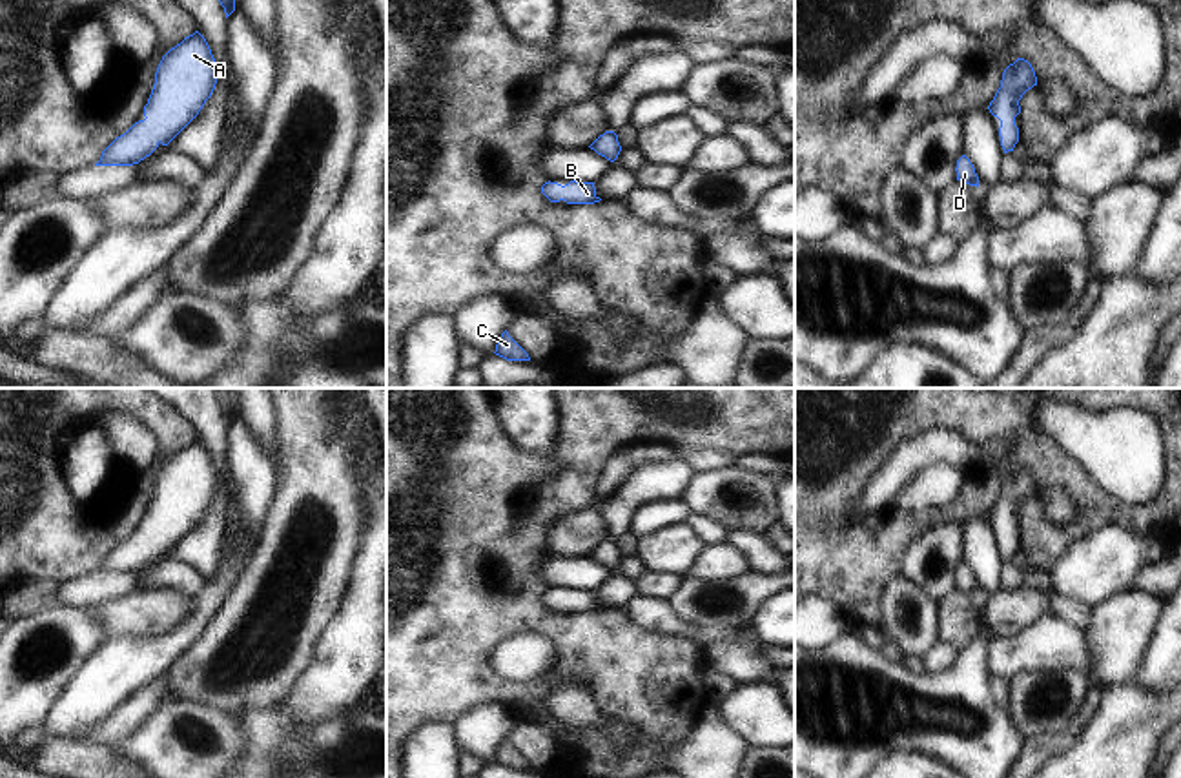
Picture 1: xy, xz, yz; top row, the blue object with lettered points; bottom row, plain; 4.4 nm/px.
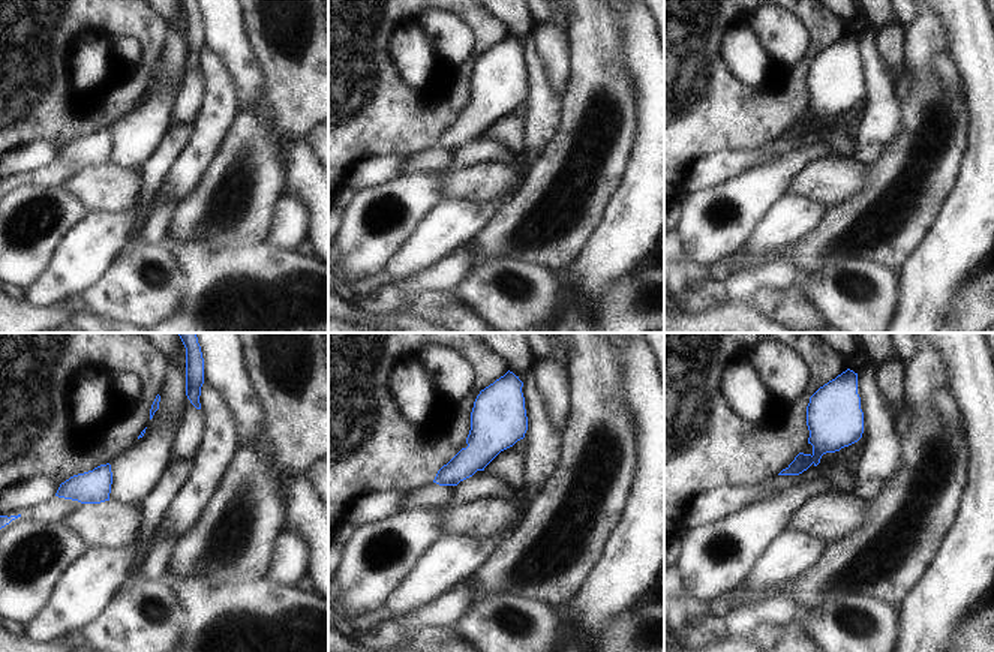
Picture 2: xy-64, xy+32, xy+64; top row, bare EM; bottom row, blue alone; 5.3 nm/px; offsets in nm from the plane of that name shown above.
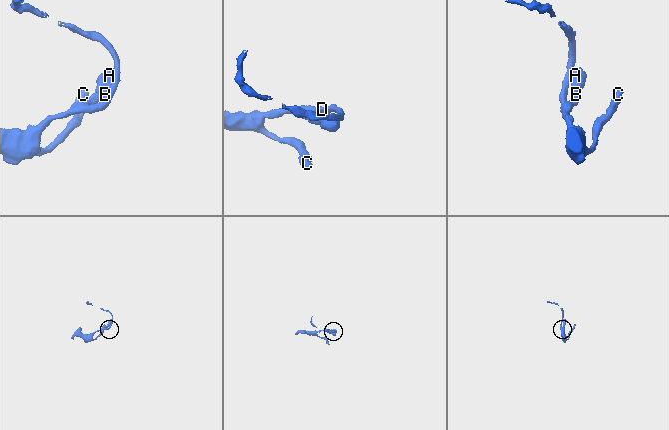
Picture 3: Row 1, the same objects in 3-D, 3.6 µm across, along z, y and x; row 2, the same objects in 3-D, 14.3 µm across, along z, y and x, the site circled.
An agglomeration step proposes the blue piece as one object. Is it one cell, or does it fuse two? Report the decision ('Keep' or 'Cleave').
Keep.

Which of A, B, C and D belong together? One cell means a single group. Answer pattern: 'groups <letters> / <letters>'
groups A B C D

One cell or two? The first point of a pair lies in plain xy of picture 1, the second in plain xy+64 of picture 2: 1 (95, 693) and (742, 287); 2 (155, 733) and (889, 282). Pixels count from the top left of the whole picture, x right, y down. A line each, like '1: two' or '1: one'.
1: two
2: one

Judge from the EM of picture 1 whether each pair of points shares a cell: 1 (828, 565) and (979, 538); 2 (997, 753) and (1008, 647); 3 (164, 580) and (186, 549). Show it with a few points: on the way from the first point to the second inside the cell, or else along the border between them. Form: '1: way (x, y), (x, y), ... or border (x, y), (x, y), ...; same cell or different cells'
1: border (986, 514), (968, 518), (963, 523); different cells
2: border (988, 638), (988, 669), (992, 673); different cells
3: border (174, 560), (188, 565), (205, 580); different cells

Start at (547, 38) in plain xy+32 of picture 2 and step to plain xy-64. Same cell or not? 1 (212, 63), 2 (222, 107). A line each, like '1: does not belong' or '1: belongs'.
1: belongs
2: belongs

